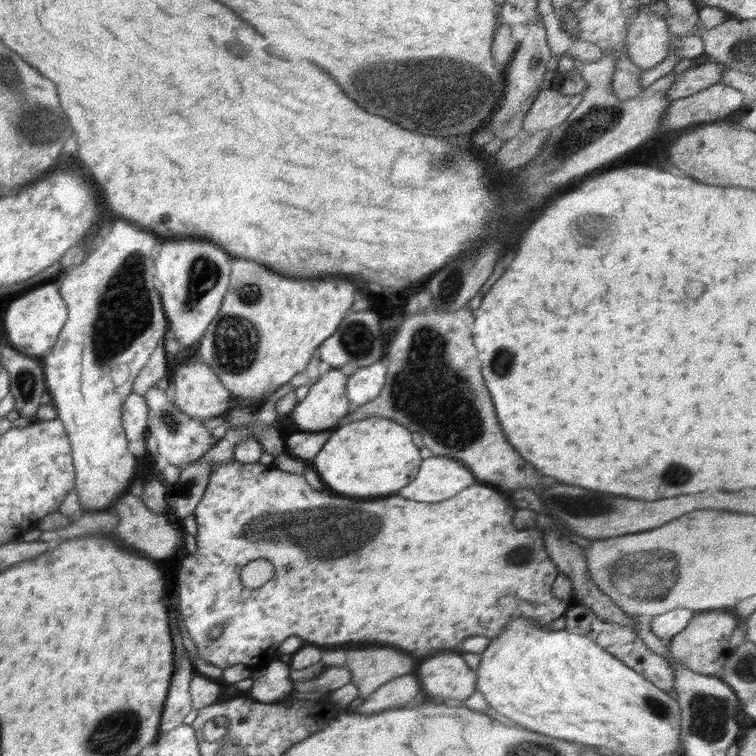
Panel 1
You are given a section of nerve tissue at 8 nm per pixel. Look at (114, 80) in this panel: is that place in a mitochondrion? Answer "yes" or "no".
no

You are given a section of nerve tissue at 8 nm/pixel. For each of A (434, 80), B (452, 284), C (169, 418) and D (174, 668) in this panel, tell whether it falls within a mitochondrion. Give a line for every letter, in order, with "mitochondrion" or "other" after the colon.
A: mitochondrion
B: mitochondrion
C: mitochondrion
D: other

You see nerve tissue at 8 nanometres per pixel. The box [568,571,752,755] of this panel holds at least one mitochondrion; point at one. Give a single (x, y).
(709, 715)

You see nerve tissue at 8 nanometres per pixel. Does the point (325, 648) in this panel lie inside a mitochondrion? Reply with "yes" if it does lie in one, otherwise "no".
no

